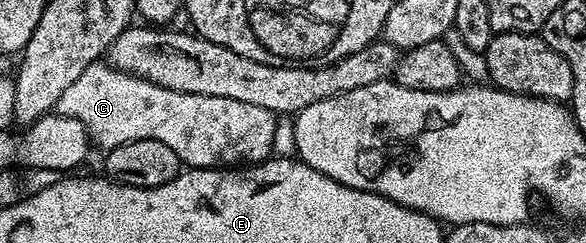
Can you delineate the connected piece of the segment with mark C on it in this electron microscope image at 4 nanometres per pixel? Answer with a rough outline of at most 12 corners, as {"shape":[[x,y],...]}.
{"shape":[[88,65],[54,110],[102,149],[165,141],[188,168],[273,155],[261,105]]}

